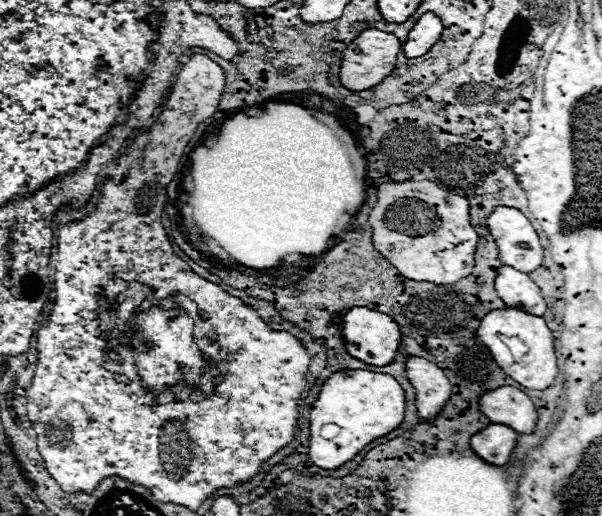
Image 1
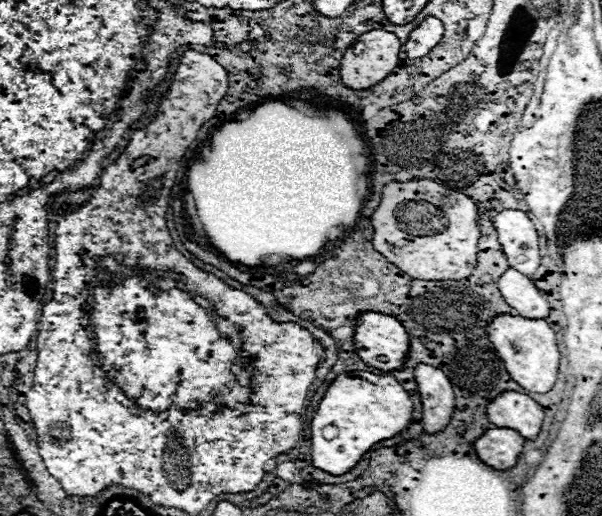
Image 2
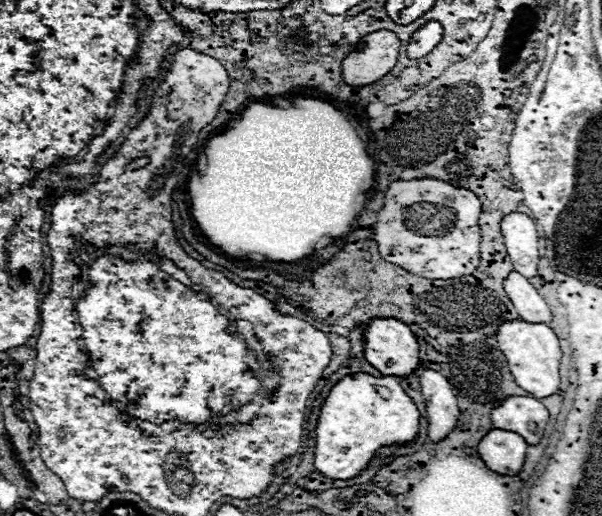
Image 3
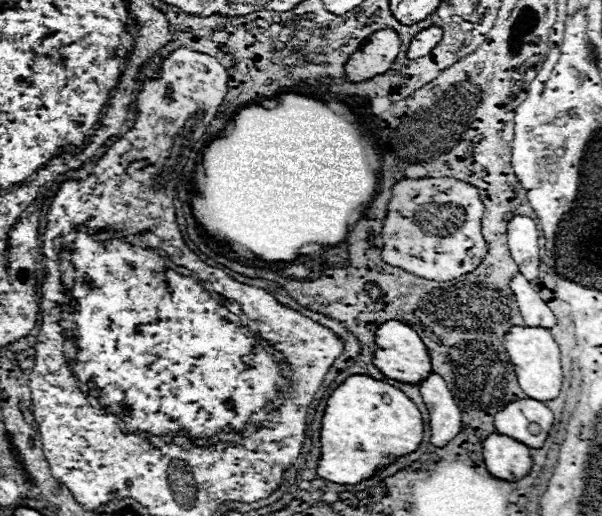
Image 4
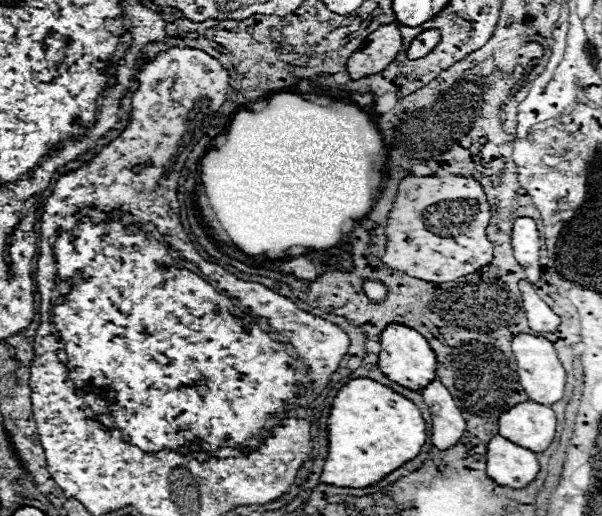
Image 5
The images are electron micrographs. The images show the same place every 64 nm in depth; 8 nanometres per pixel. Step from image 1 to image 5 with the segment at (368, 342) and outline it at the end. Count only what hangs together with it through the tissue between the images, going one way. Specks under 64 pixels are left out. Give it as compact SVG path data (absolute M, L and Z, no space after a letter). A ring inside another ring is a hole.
M388 324L382 334L380 334L380 346L382 350L378 352L378 368L384 372L384 376L400 386L406 386L406 388L412 388L412 390L422 390L426 384L430 384L434 378L436 378L436 356L432 352L432 348L428 346L426 338L422 334L418 334L416 330L404 326L404 324Z

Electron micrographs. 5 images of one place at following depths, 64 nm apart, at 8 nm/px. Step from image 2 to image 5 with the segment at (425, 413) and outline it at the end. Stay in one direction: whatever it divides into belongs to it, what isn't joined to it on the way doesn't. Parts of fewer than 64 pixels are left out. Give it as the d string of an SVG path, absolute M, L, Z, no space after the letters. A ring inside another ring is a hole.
M432 380L432 384L422 390L422 396L432 414L432 444L440 450L454 446L466 432L466 422L452 394L440 380Z

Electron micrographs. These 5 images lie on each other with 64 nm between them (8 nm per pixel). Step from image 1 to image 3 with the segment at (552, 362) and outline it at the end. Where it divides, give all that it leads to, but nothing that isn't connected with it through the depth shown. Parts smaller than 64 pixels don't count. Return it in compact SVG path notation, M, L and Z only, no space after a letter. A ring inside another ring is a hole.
M512 320L512 322L500 322L498 332L496 332L496 340L498 346L502 350L502 354L508 360L508 368L514 376L514 380L534 398L544 398L550 396L558 390L560 384L560 358L562 358L562 350L558 344L558 338L554 334L554 330L546 324L532 324L532 322L524 322L524 320Z

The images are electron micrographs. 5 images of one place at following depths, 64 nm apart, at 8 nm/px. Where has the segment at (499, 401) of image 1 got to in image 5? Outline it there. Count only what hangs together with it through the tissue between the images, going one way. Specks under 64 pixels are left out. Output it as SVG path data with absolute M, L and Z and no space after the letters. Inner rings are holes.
M520 402L498 418L498 434L534 452L544 452L556 432L554 412L536 402Z

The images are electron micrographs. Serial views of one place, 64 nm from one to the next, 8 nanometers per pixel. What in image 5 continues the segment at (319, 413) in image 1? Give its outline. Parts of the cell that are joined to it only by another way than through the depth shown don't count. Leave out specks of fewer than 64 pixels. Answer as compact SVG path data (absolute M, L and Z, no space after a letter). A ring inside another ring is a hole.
M354 378L344 384L332 400L328 416L328 456L320 480L344 488L370 486L420 454L424 442L426 424L416 404L372 378Z

